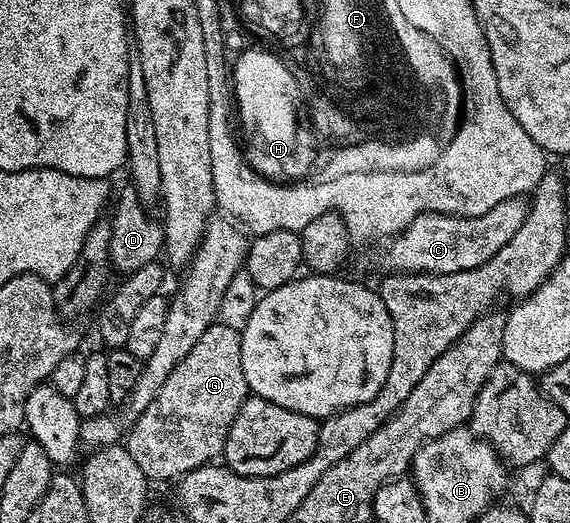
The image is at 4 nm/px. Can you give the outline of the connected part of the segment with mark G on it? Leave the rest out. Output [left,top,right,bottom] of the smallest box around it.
[127,321,250,481]

